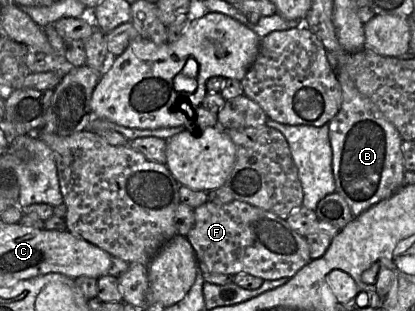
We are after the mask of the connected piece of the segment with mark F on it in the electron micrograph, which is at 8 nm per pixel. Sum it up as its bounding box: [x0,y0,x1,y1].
[186,200,311,281]

